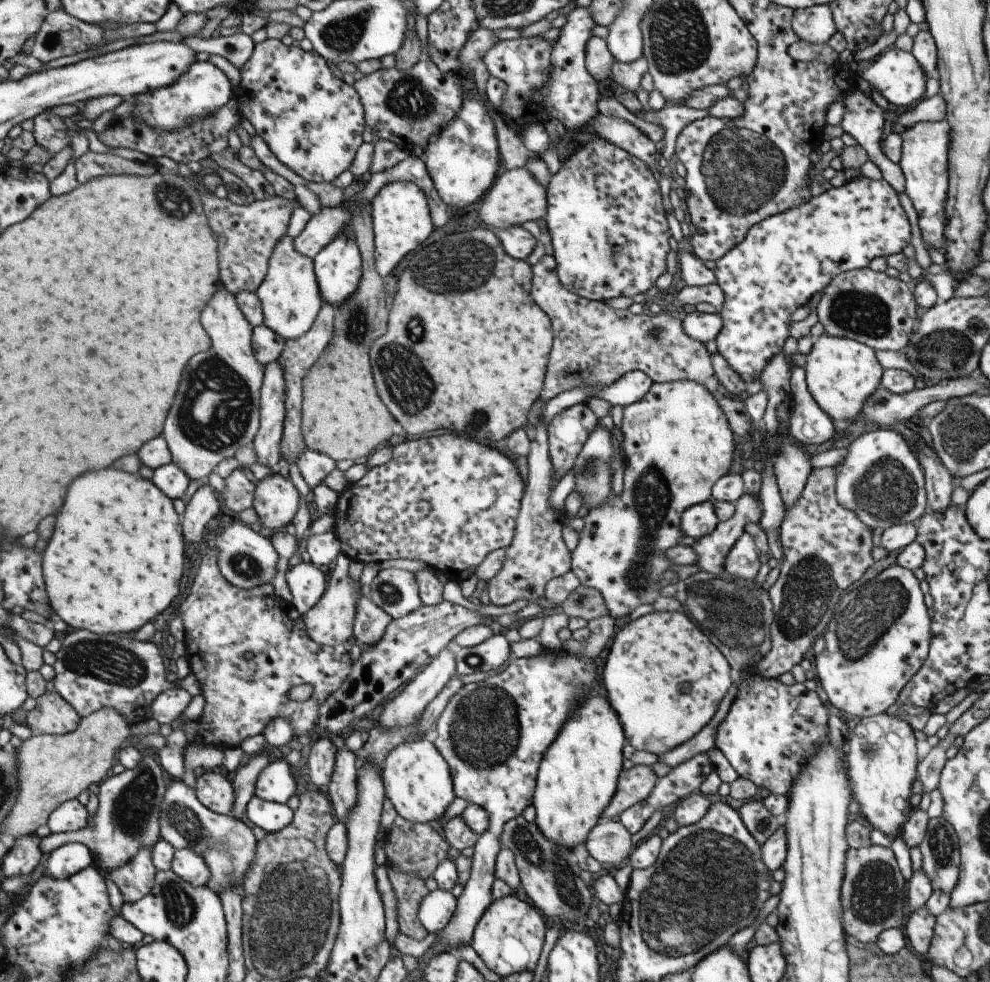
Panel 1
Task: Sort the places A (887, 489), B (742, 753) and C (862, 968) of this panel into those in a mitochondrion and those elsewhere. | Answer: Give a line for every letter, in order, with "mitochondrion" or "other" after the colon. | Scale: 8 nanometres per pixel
A: mitochondrion
B: other
C: other

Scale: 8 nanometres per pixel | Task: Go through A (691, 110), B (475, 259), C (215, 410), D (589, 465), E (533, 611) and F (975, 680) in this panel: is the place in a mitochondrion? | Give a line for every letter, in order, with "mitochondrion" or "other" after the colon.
A: other
B: mitochondrion
C: mitochondrion
D: mitochondrion
E: other
F: other

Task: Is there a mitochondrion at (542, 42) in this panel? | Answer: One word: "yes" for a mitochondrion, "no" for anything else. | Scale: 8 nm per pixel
no

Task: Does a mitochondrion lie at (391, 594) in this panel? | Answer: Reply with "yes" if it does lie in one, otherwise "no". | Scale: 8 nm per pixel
yes

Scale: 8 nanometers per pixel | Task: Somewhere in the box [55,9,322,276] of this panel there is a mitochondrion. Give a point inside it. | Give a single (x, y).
(173, 201)

